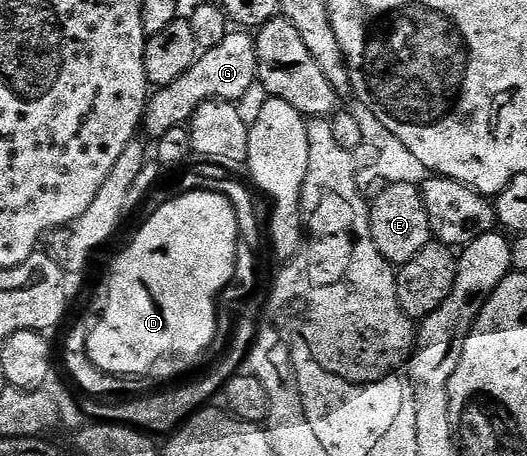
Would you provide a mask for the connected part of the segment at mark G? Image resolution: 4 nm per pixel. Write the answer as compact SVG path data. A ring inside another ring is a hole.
M229 32L221 43L206 49L204 53L197 57L195 64L191 64L191 68L187 68L187 72L183 72L183 76L179 76L179 80L171 80L171 84L152 91L149 104L145 107L145 120L143 123L144 133L149 133L150 139L159 139L167 132L171 132L171 128L176 126L185 126L196 114L197 109L205 102L220 100L234 104L240 103L240 98L252 86L255 86L257 82L257 43L252 33L243 33L247 34Z

